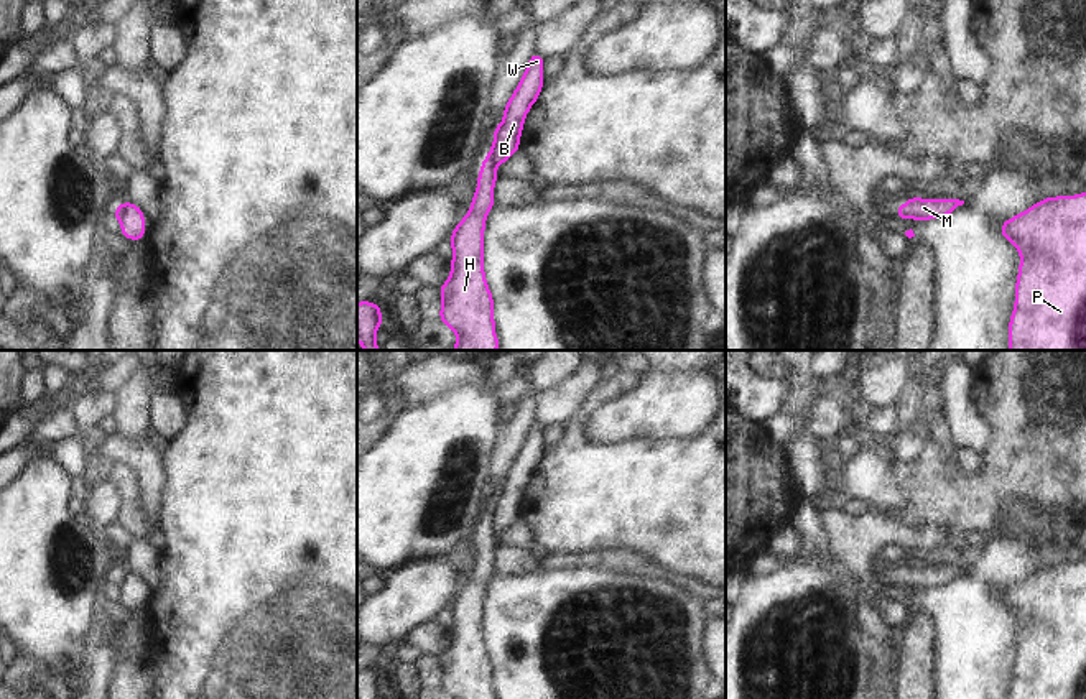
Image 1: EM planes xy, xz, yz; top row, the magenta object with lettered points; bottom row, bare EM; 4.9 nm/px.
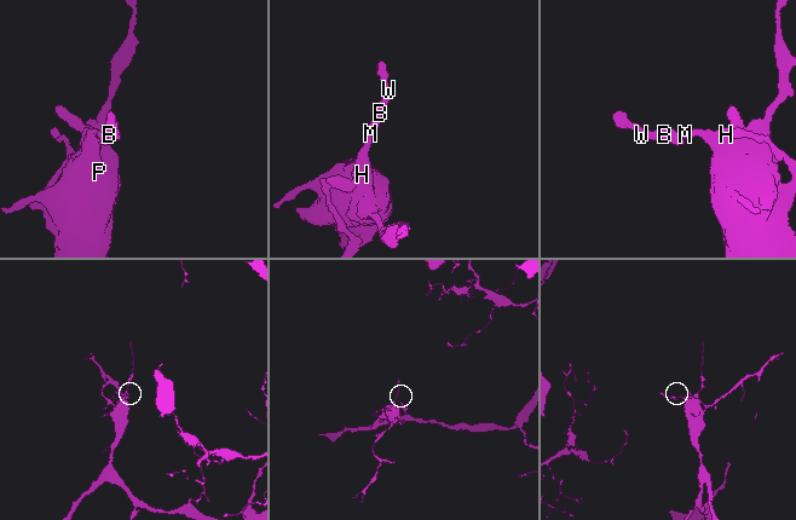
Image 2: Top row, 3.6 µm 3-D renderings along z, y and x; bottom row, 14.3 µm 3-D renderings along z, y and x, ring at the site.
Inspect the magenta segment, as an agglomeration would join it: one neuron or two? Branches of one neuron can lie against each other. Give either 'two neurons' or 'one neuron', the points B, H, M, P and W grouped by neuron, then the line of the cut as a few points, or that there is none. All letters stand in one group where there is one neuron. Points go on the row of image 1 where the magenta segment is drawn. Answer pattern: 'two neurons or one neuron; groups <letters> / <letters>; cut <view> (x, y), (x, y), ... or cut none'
two neurons; groups B W / H M P; cut xz (487, 157), (496, 166)

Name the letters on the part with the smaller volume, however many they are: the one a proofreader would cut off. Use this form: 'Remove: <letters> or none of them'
Remove: B, W

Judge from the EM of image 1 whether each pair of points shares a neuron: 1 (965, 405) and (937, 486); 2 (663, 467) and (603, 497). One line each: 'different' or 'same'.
1: different
2: same

